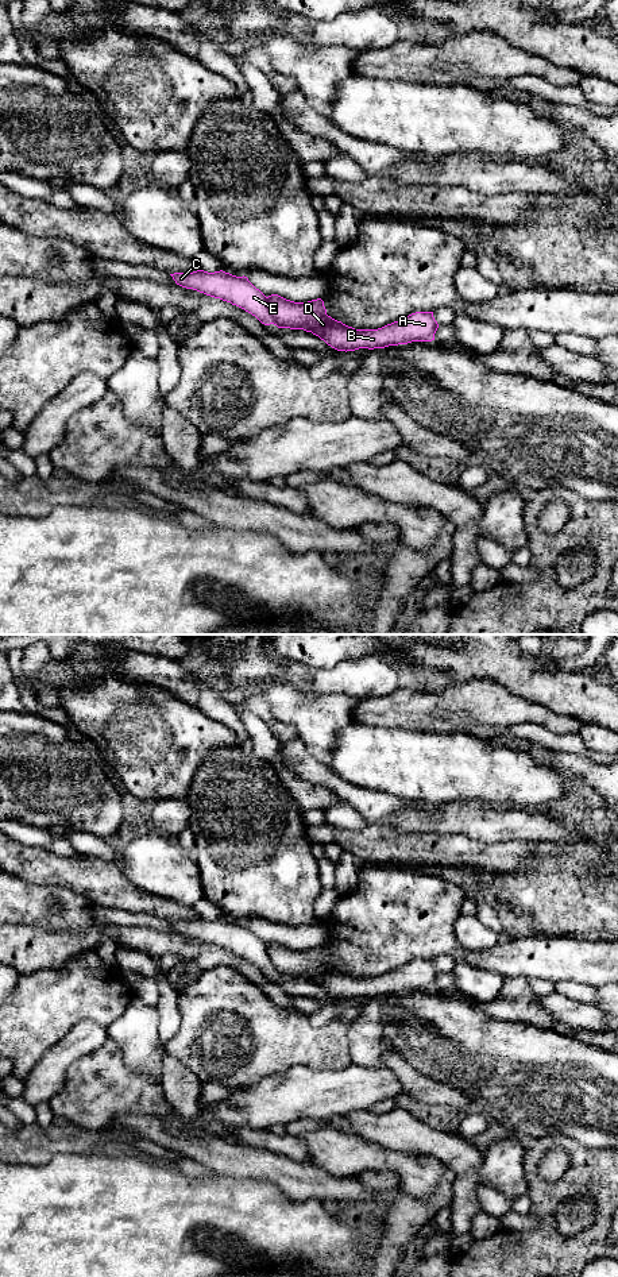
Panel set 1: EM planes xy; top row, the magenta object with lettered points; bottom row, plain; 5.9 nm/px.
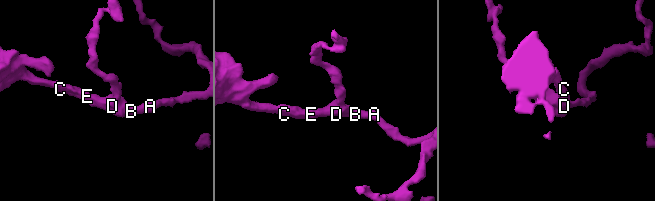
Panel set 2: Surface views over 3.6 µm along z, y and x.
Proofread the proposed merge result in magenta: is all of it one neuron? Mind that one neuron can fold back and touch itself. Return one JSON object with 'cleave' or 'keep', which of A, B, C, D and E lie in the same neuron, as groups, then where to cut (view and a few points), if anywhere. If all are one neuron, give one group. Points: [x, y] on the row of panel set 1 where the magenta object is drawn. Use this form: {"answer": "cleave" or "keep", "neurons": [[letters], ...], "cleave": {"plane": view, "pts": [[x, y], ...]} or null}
{"answer": "cleave", "neurons": [["A", "B", "D"], ["C", "E"]], "cleave": {"plane": "xy", "pts": [[266, 297], [266, 305], [274, 323]]}}

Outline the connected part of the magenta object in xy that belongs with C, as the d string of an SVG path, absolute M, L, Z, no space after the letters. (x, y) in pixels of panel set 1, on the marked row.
M197 270L170 275L177 285L231 302L255 316L264 325L275 323L267 306L267 297L244 275L236 277L223 270L215 273Z

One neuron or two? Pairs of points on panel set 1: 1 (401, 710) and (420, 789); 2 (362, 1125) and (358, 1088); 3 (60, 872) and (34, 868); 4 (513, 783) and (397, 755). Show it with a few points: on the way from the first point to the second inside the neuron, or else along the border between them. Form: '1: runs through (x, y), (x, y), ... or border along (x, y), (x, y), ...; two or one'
1: border along (374, 725), (414, 728), (436, 733); two
2: border along (367, 1108), (351, 1111), (346, 1117); two
3: runs through (53, 870), (41, 868); one
4: runs through (485, 772), (470, 768), (425, 767); one

